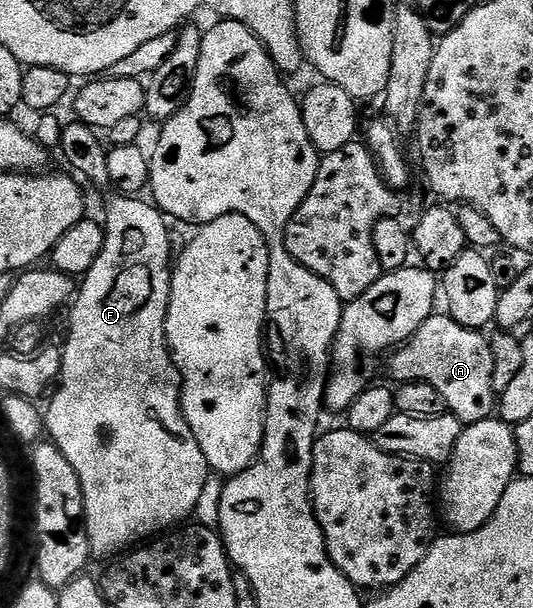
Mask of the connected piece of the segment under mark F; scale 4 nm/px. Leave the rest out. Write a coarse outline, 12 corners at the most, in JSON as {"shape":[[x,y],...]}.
{"shape":[[119,194],[44,411],[90,554],[212,473],[166,346],[167,216]]}

